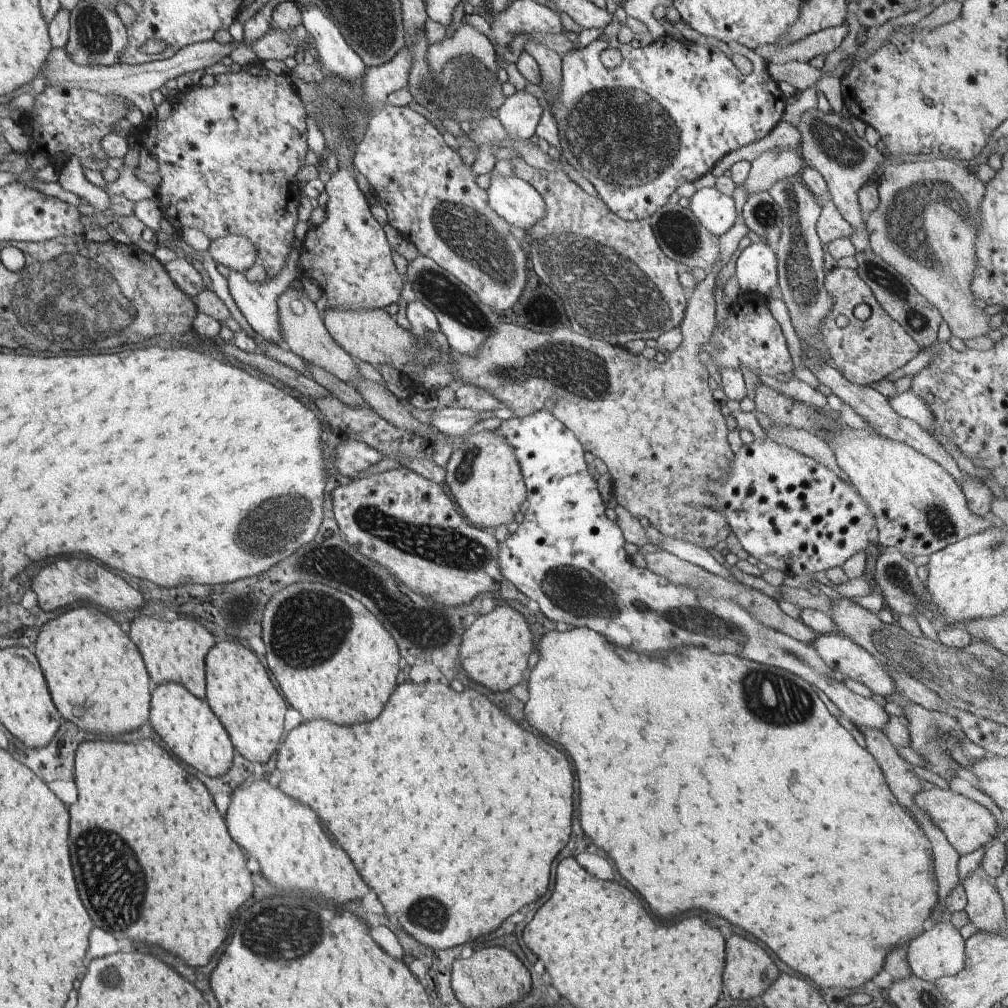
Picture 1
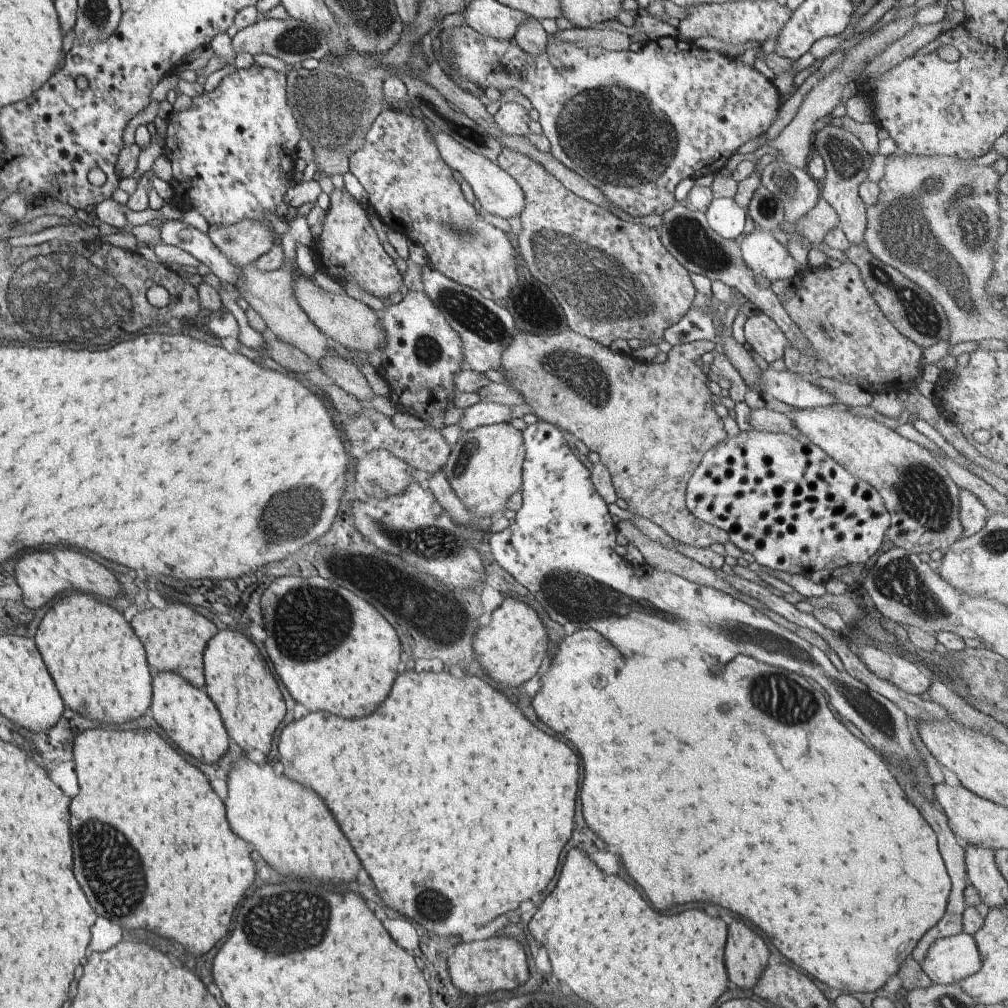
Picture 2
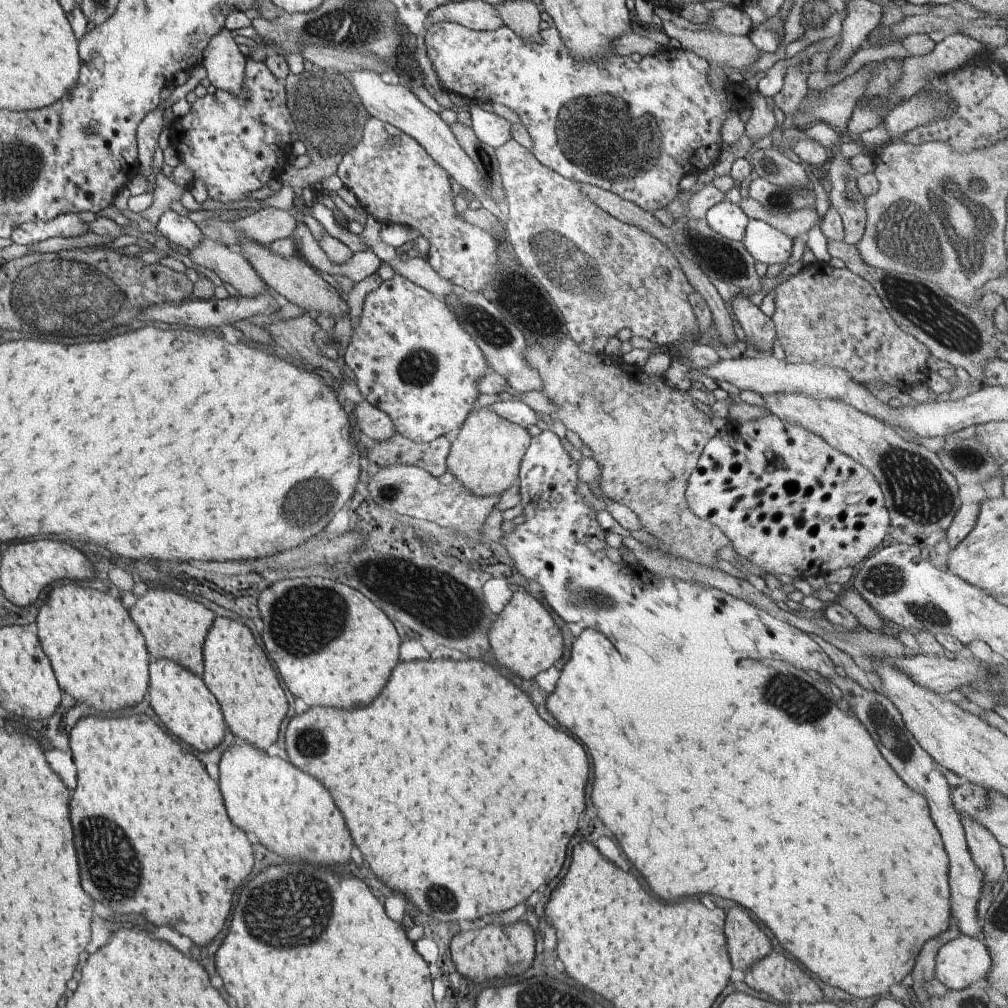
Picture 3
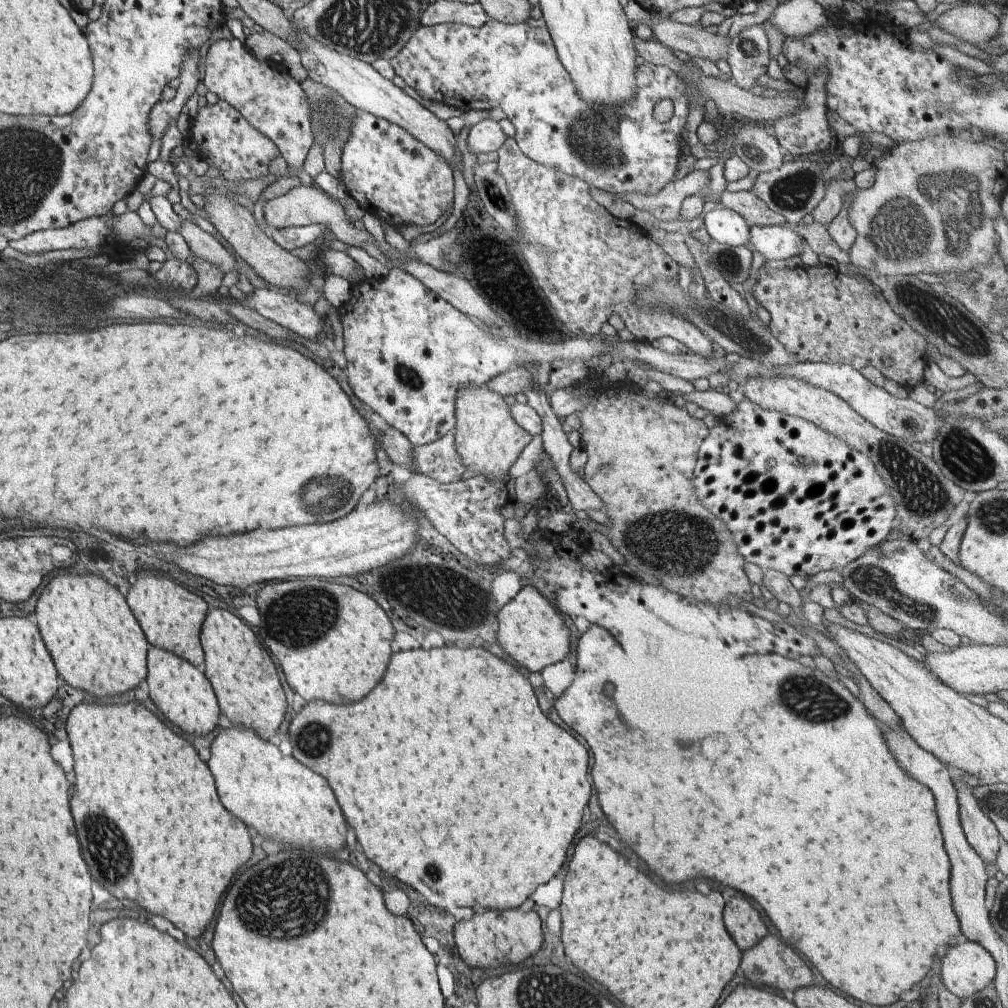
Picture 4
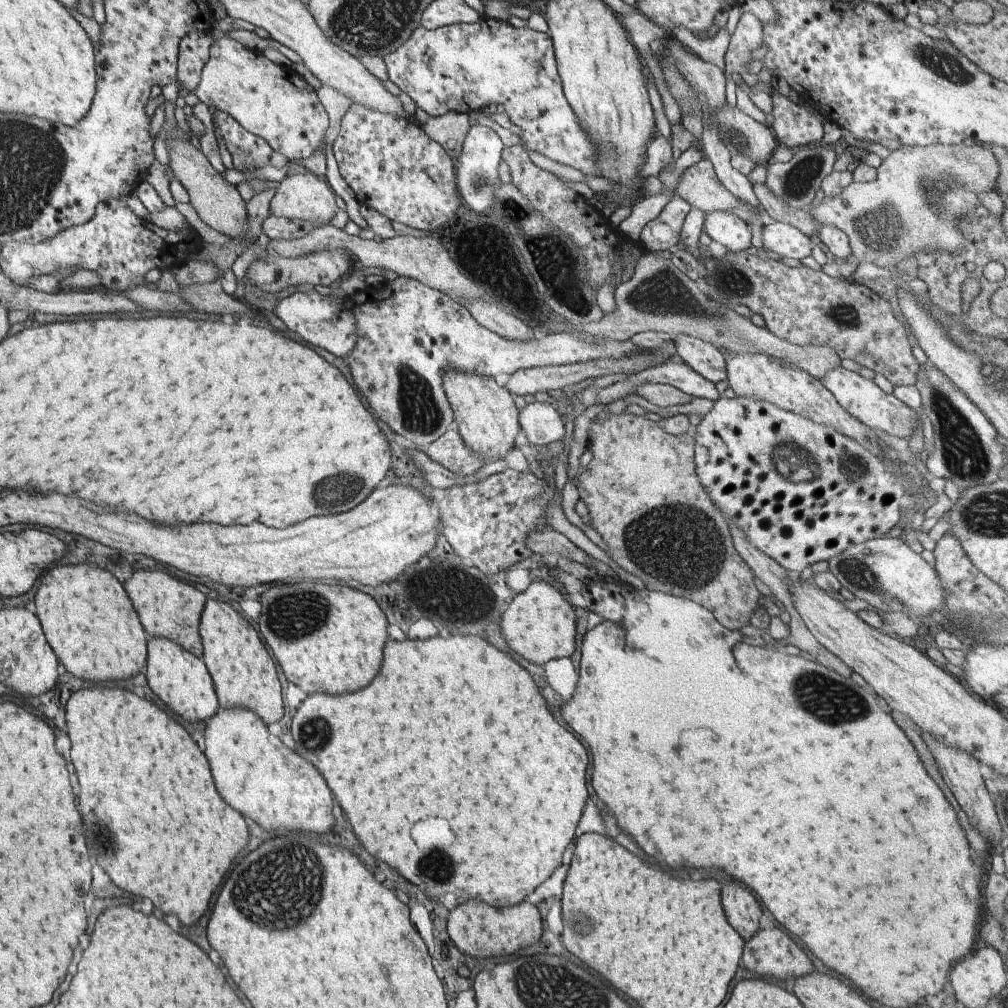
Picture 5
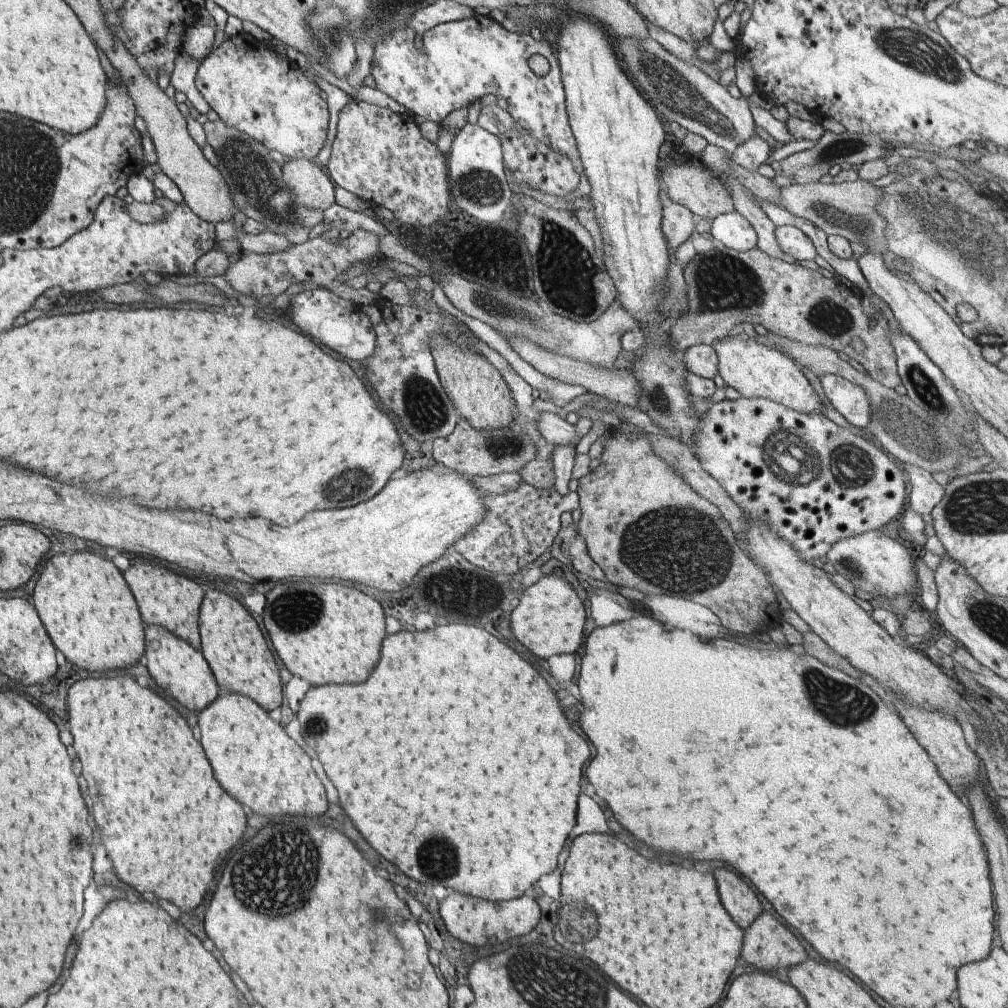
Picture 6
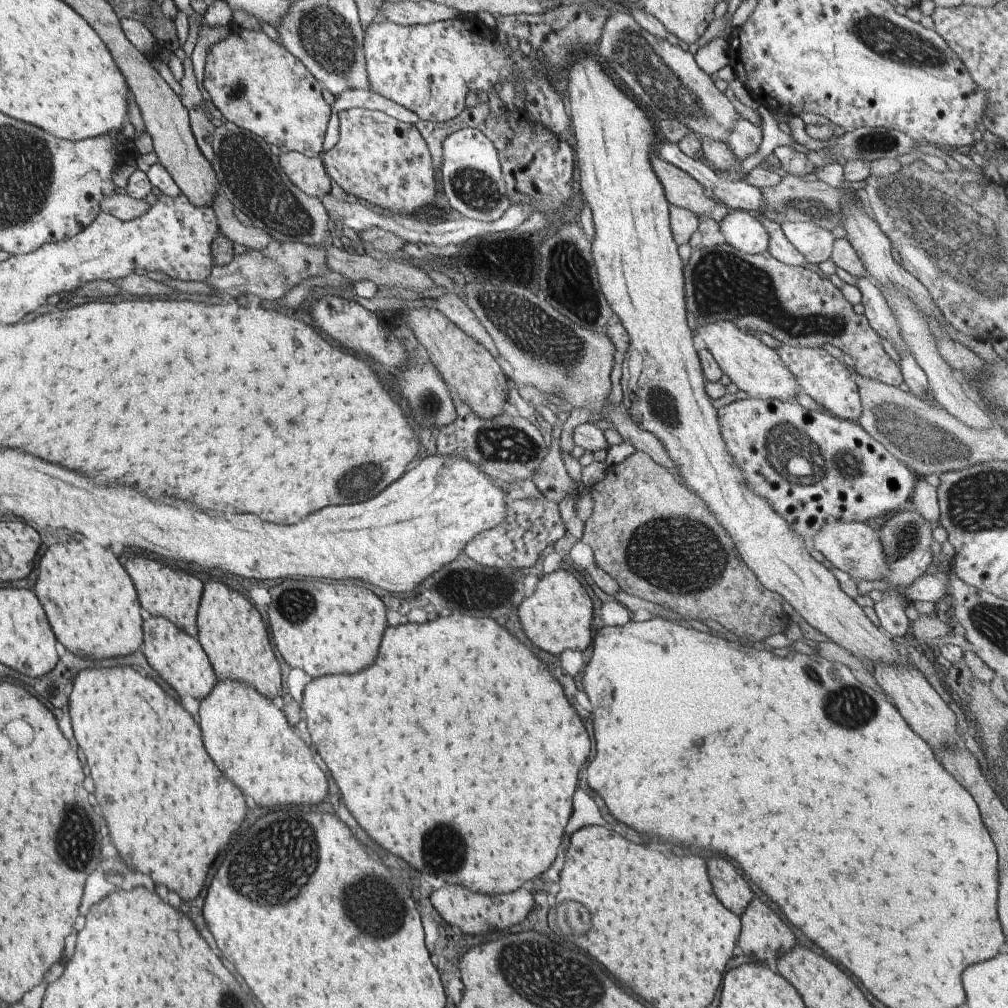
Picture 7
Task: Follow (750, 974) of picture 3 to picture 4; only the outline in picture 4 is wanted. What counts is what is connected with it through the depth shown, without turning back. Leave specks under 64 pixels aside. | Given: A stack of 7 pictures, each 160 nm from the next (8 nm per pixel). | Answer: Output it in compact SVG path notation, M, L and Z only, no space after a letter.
M770 934L766 935L750 950L743 952L740 968L744 972L743 976L748 978L754 987L770 986L770 988L776 988L782 992L784 990L796 992L799 988L814 985L812 983L812 970L808 968L808 964L794 950L788 948L787 944Z

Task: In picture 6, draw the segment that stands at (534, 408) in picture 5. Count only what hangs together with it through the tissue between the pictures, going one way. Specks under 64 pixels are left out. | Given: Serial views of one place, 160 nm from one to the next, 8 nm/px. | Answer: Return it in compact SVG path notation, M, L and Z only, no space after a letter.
M552 412L538 413L536 418L536 428L542 434L548 444L555 447L560 445L575 446L580 442L580 437L576 433L576 426L569 424Z

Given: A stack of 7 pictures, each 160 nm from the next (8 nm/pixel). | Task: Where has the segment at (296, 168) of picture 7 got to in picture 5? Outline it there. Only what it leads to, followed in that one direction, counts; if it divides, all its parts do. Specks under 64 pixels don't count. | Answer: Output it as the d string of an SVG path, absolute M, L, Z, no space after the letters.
M306 170L304 173L288 176L283 179L276 189L274 198L270 201L270 212L272 216L286 217L307 225L309 229L328 225L336 216L338 206L336 205L335 192L328 182Z

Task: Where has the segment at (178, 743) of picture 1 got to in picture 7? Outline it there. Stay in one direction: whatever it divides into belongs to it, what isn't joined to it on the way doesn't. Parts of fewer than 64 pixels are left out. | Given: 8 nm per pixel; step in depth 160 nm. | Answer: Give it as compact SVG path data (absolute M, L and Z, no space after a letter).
M146 615L145 621L145 645L144 656L148 664L174 689L176 694L182 699L194 697L196 700L204 700L217 686L218 678L212 668L210 659L205 653L205 649L196 636L186 634L181 628L177 627L170 619Z

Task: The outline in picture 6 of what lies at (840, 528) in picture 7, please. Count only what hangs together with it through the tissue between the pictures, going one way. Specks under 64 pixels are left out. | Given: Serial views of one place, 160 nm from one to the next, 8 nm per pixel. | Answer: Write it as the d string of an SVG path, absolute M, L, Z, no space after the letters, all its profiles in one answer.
M880 530L867 531L857 536L842 538L828 550L828 560L837 571L868 594L889 596L896 599L897 596L914 595L919 592L918 576L913 565L914 550L906 541L898 542L890 536L886 536Z

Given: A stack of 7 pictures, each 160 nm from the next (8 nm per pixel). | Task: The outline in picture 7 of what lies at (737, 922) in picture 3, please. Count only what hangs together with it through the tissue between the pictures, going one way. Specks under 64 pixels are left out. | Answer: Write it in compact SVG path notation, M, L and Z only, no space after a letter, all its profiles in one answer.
M712 856L707 862L708 876L719 901L740 916L755 894L726 856Z

